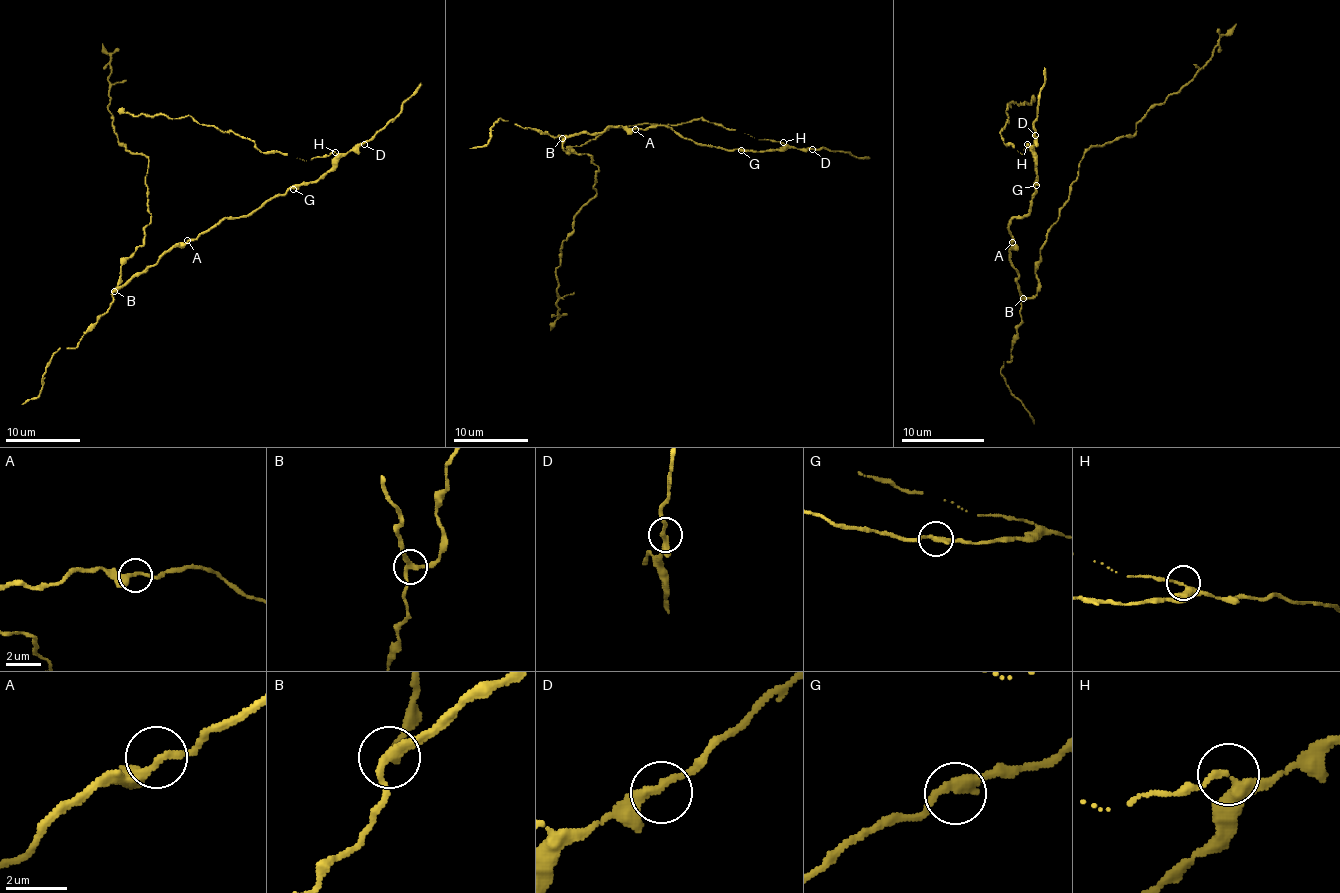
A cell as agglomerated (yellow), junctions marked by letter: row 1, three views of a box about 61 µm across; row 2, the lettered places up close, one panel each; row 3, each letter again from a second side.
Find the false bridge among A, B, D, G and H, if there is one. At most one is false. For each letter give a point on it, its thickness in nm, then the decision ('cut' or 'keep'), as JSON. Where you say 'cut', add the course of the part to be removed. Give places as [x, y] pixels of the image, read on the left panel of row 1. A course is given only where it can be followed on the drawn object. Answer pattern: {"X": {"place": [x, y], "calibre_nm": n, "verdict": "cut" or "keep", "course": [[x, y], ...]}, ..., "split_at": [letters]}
{"A": {"place": [187, 240], "calibre_nm": 240, "verdict": "keep"}, "B": {"place": [114, 291], "calibre_nm": 280, "verdict": "keep"}, "D": {"place": [364, 144], "calibre_nm": 220, "verdict": "keep"}, "G": {"place": [293, 189], "calibre_nm": 300, "verdict": "keep"}, "H": {"place": [335, 152], "calibre_nm": 240, "verdict": "keep"}, "split_at": []}

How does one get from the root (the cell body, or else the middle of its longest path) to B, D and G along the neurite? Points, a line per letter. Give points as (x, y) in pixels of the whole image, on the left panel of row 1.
B: (183, 246), (168, 249), (153, 264), (137, 272), (114, 291)
D: (183, 246), (227, 217), (249, 216), (268, 200), (300, 185), (317, 182), (343, 155), (364, 144)
G: (183, 246), (197, 240), (223, 219), (249, 216), (268, 200), (292, 189)

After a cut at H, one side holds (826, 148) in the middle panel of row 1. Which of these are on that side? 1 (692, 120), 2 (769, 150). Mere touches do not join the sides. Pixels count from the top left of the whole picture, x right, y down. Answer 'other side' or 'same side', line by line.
1: other side
2: same side

